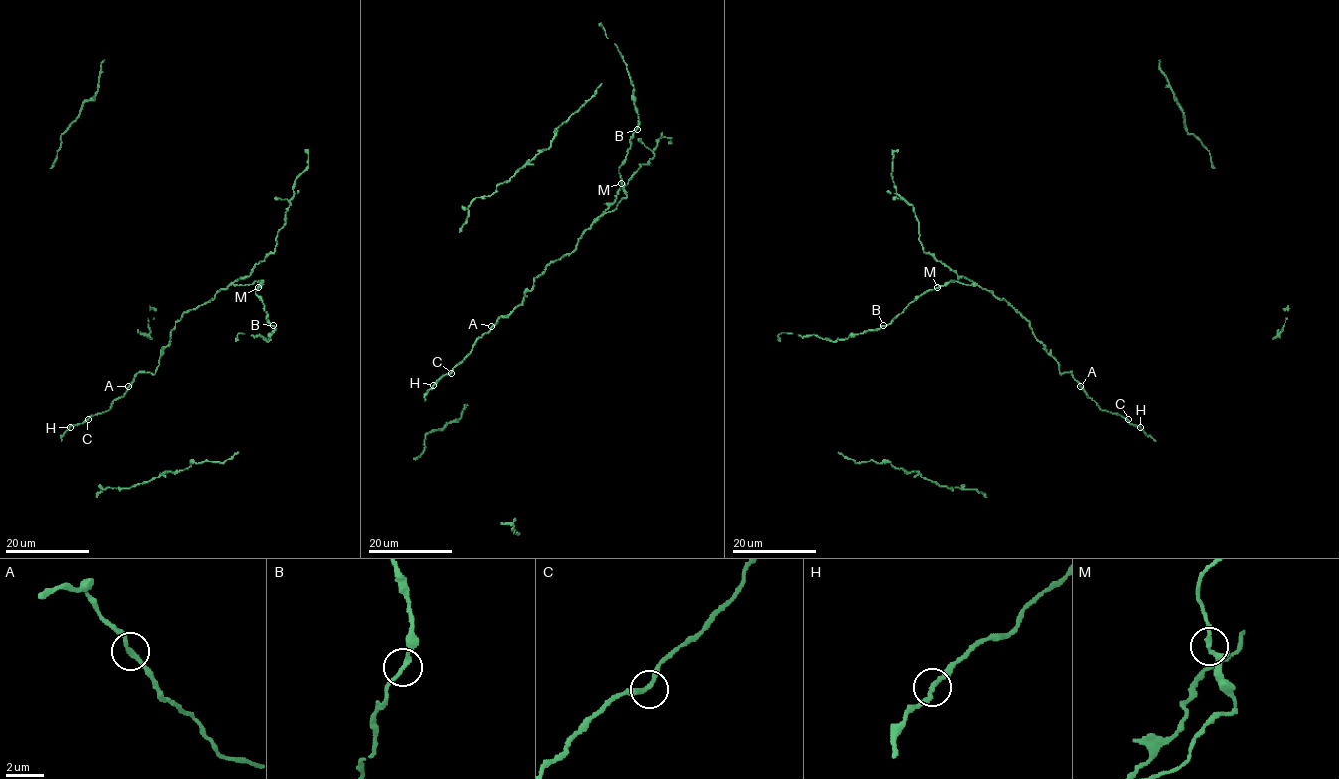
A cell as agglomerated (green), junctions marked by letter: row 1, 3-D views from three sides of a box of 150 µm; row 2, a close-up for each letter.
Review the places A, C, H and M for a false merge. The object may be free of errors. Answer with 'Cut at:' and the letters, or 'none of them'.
Cut at: none of them

